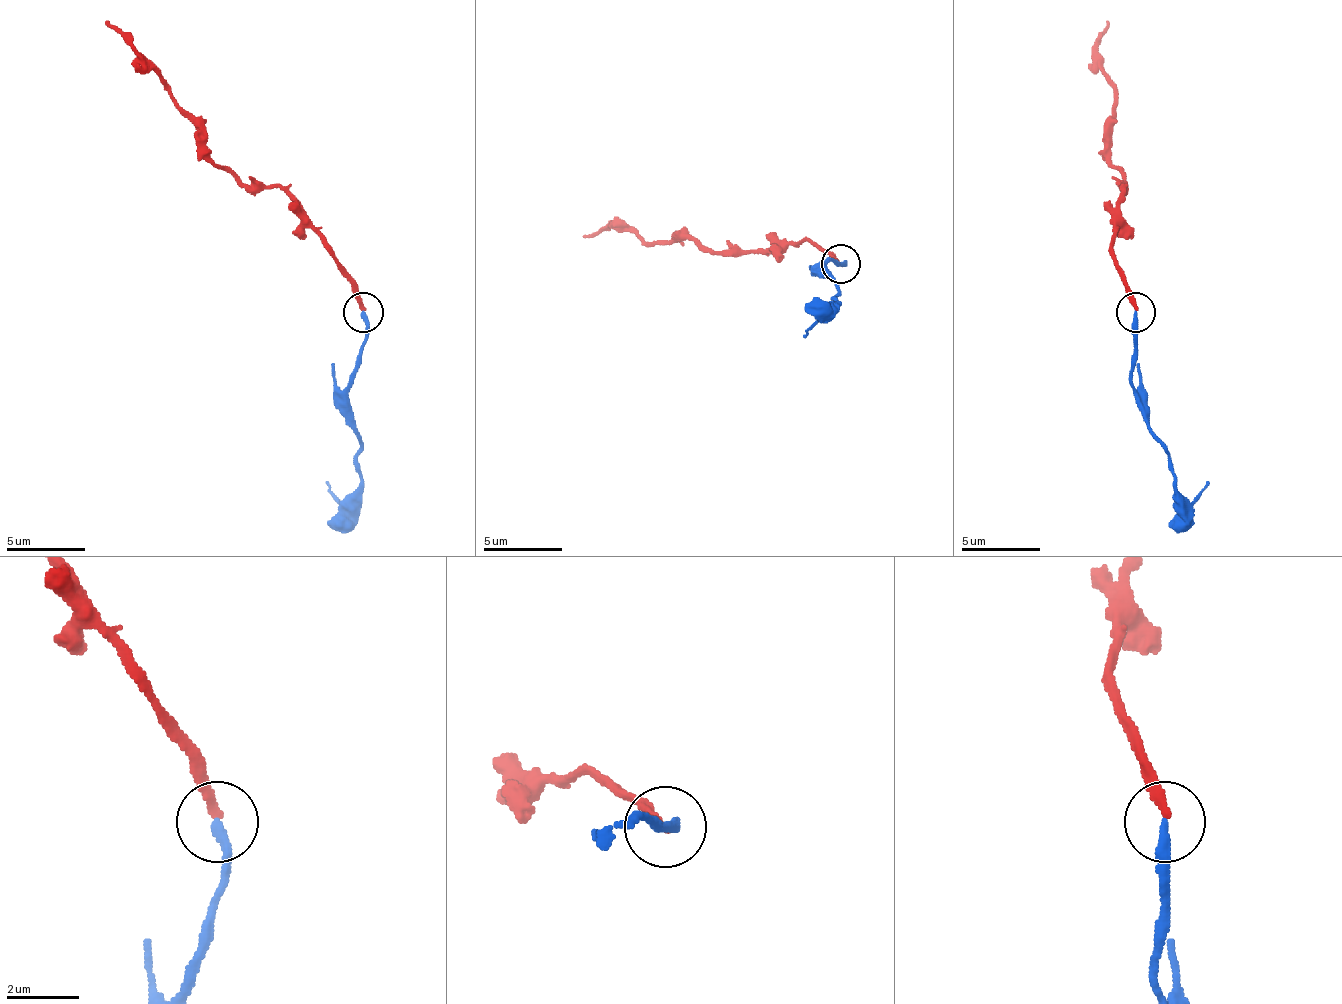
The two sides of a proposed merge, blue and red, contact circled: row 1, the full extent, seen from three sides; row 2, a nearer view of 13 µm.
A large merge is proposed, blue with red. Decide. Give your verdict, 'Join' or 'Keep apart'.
Keep apart

